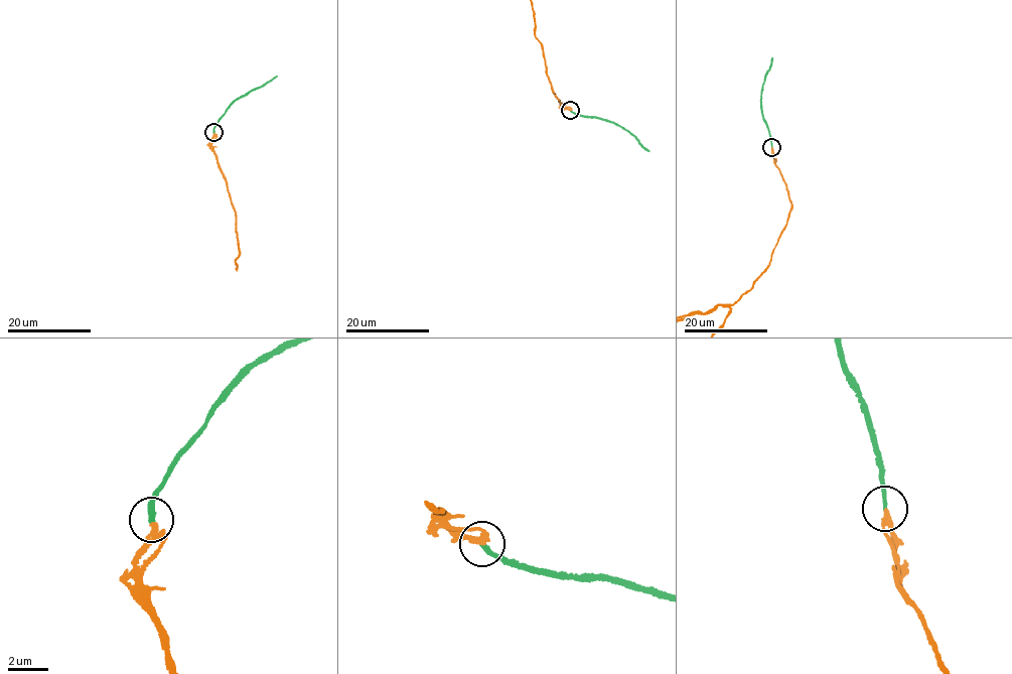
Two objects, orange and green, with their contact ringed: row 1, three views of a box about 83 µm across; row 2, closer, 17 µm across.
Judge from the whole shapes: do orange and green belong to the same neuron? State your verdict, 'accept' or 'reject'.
accept

